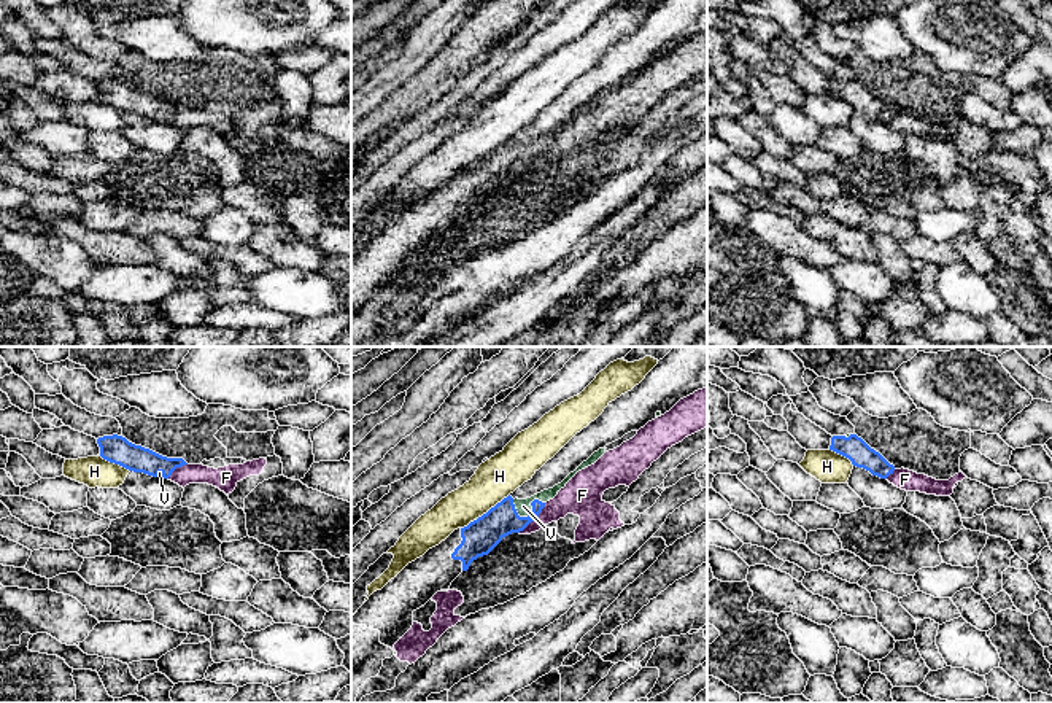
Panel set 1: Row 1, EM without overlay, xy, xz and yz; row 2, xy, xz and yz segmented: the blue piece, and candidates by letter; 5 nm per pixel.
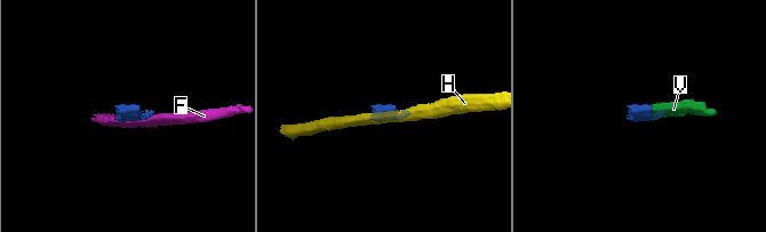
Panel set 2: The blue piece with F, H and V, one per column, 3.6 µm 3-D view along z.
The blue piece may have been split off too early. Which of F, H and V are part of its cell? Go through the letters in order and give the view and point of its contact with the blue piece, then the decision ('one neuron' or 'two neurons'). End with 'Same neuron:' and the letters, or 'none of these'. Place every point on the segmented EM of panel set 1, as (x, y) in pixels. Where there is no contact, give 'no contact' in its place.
F: contact xz (534, 519); two neurons
H: contact xz (487, 512); two neurons
V: contact xz (529, 514); one neuron
Same neuron: V

